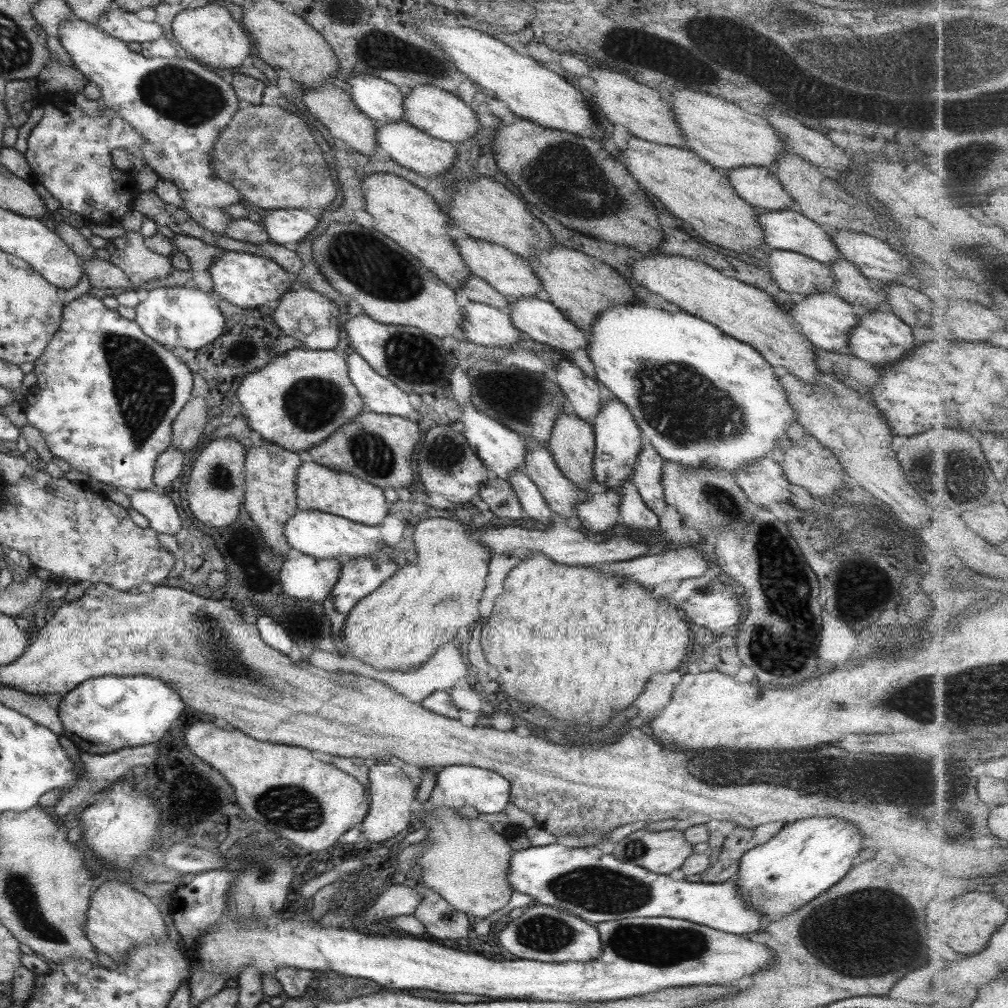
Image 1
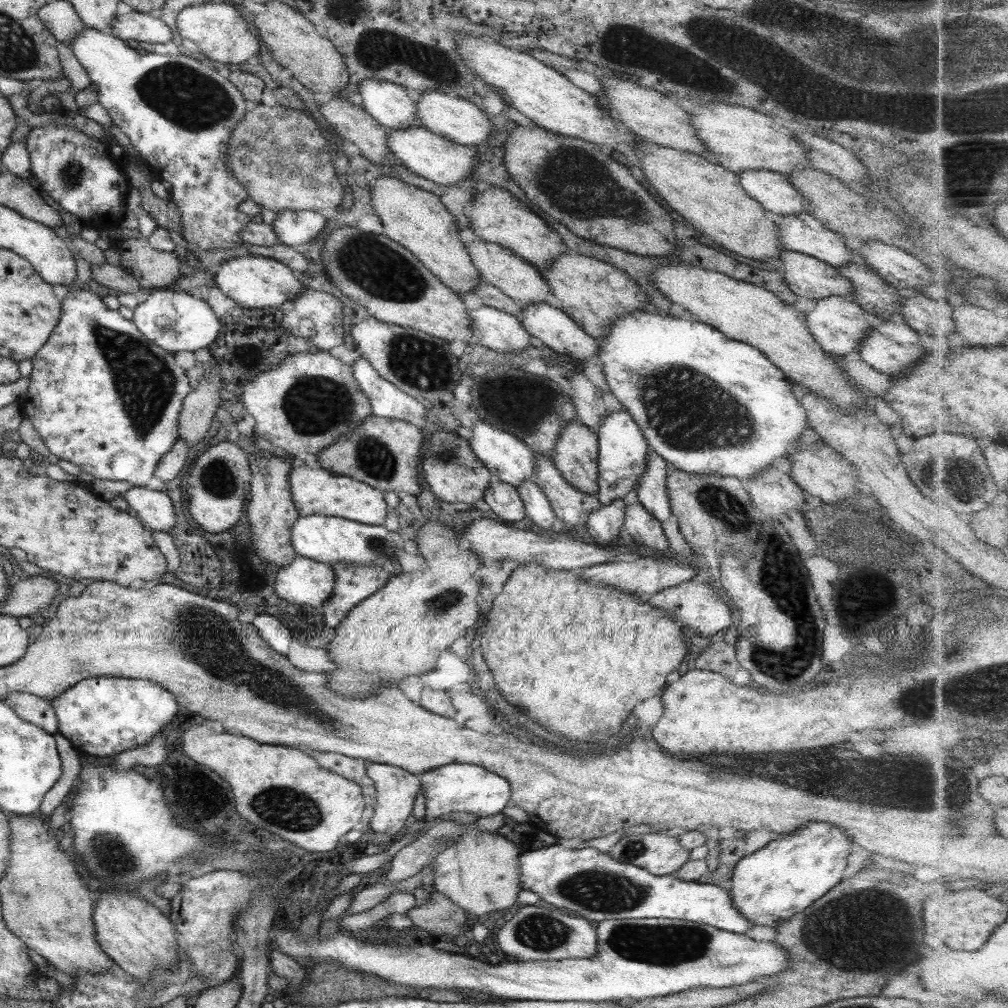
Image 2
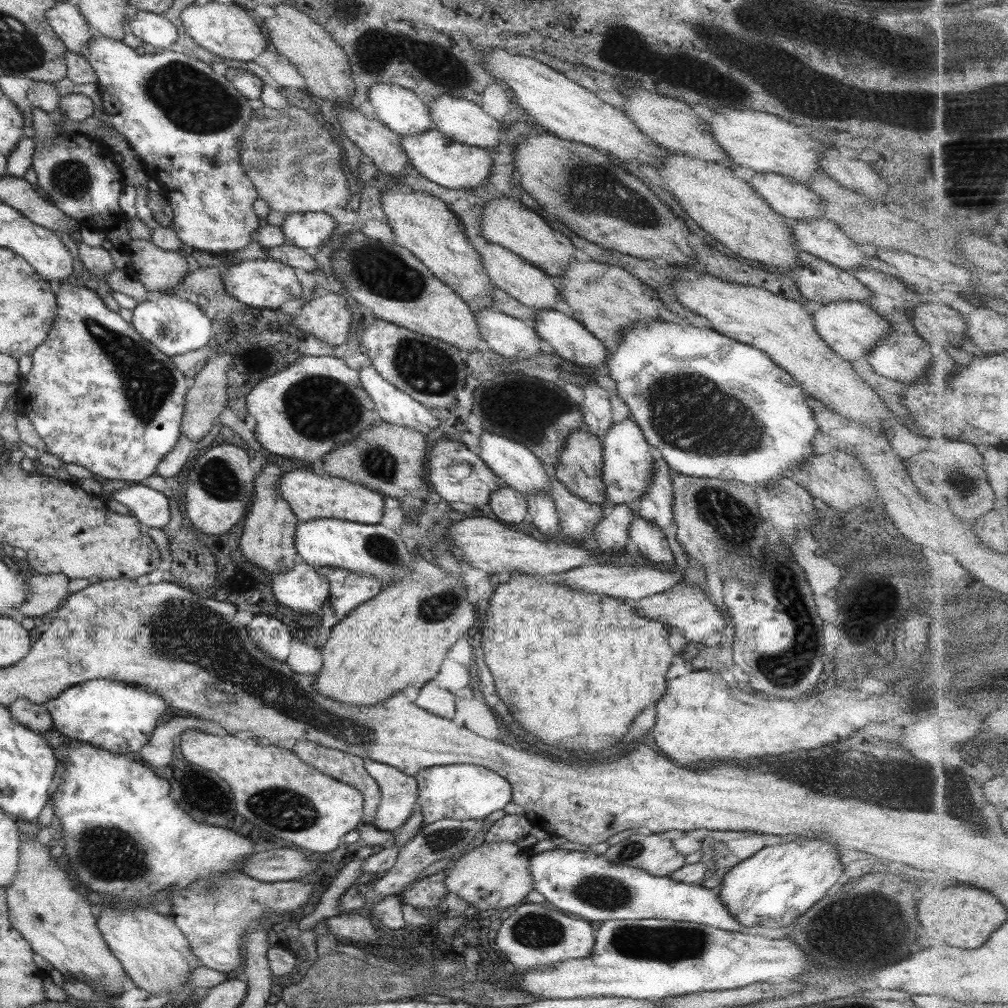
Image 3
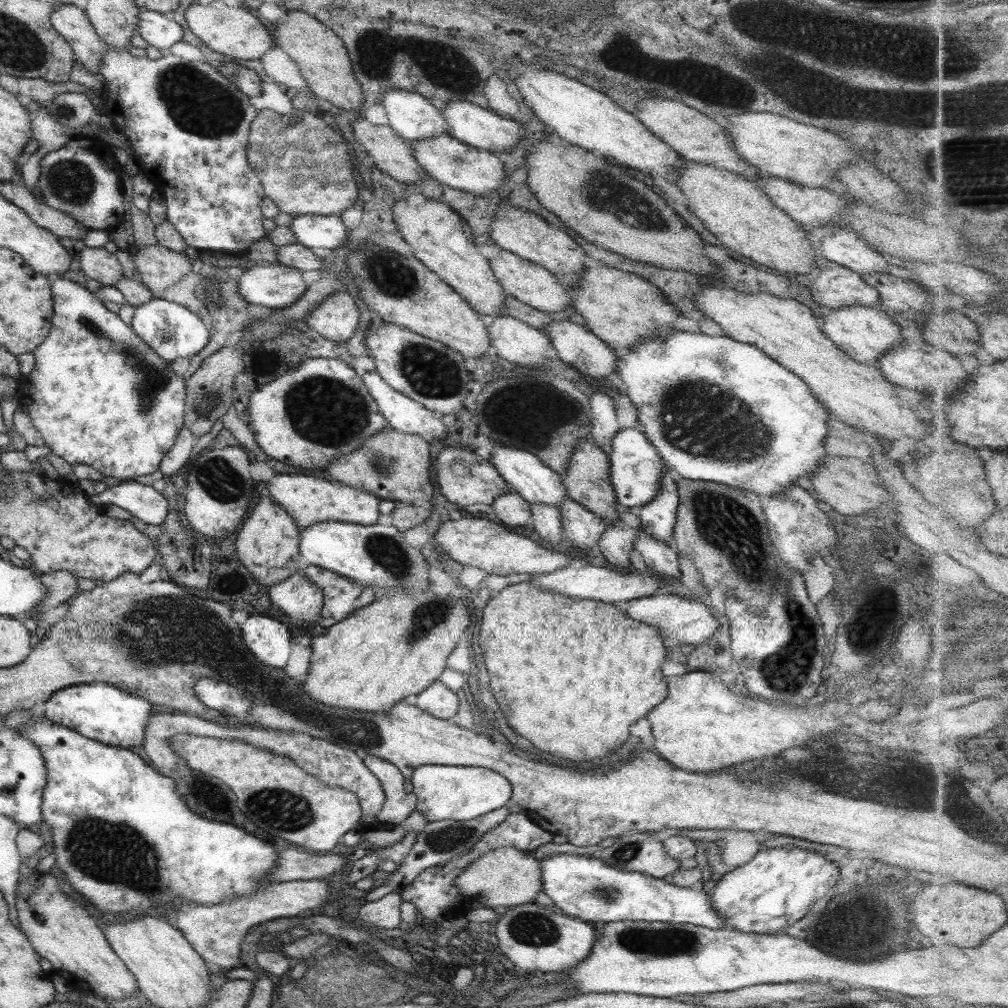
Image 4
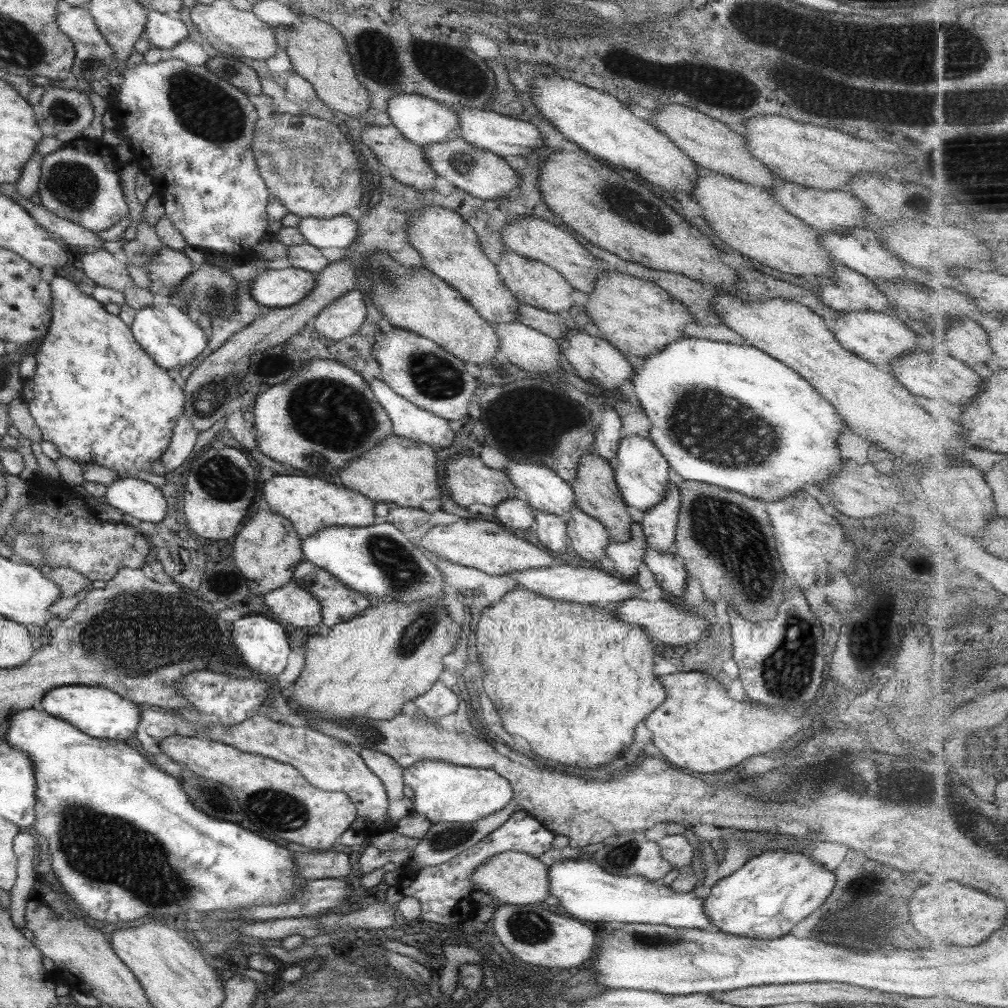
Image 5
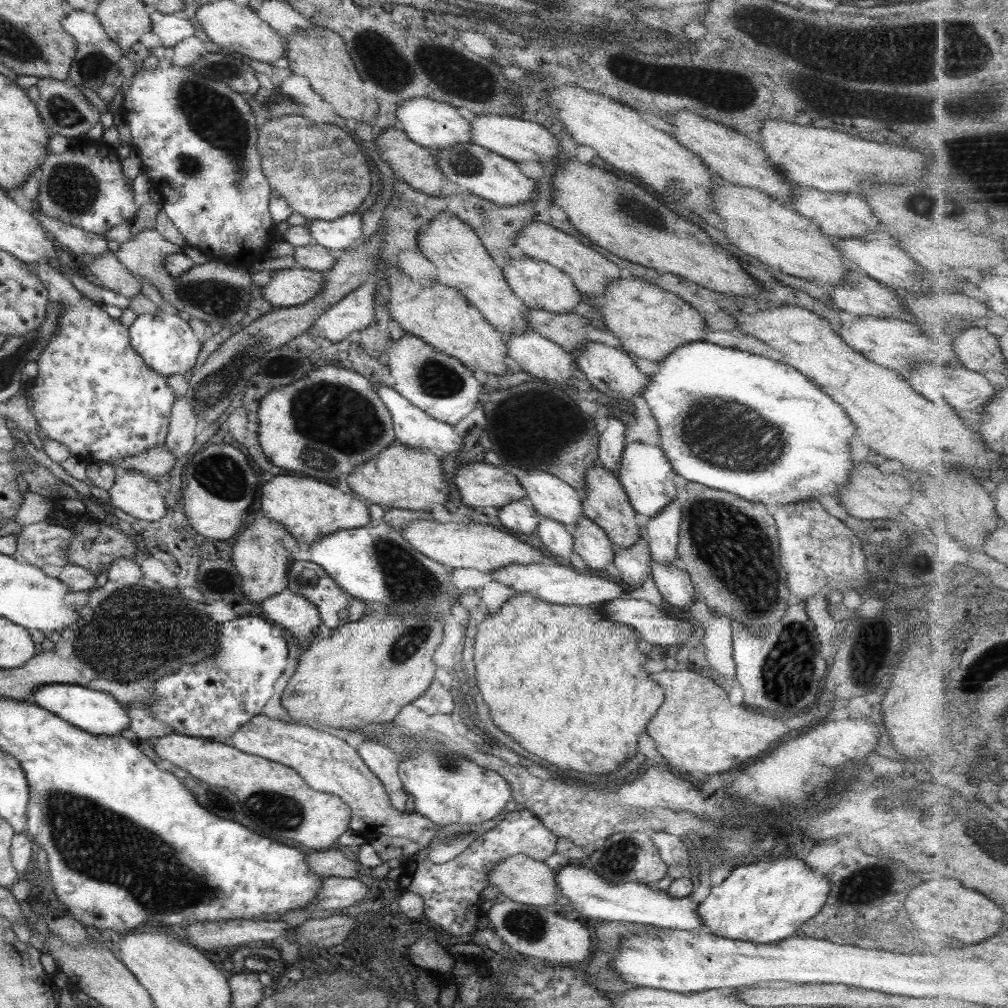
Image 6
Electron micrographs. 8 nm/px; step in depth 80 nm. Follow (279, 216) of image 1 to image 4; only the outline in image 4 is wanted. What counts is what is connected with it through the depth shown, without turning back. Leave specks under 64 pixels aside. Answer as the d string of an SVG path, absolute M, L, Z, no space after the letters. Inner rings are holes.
M301 215L293 217L289 226L295 243L311 248L333 249L345 247L348 228L339 216Z

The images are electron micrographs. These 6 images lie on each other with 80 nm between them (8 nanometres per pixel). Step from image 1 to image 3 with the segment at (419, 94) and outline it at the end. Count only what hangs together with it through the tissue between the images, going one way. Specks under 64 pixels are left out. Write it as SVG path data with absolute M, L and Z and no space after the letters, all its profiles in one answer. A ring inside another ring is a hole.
M438 96L433 102L426 104L434 126L433 129L443 133L452 141L477 148L493 148L504 138L504 124L485 114L483 109L472 101L451 96Z

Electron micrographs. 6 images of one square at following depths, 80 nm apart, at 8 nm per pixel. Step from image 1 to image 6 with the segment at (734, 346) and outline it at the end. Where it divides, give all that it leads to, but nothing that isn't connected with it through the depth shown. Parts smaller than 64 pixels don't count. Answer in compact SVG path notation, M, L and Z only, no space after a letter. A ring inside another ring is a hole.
M693 341L674 348L663 360L657 362L658 370L647 377L647 385L641 394L641 398L649 405L652 417L658 426L660 436L660 448L666 459L672 466L672 470L691 483L697 483L713 490L725 490L747 500L768 505L781 506L793 504L802 500L813 498L814 494L828 494L836 496L838 490L848 482L852 472L853 462L849 457L849 438L855 432L855 425L842 408L829 399L816 384L809 382L806 376L797 372L793 367L784 362L775 362L751 352L743 352L740 349L720 347L707 341Z

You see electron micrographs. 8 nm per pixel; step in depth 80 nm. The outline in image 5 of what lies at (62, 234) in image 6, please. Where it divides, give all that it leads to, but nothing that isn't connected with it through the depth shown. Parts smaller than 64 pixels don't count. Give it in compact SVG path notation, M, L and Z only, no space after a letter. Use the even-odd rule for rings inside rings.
M21 195L13 196L11 199L15 199L15 197L17 197L17 202L28 210L36 223L41 225L41 228L45 228L47 233L56 234L64 243L69 246L76 246L80 251L102 250L103 242L99 240L95 233L66 218L59 218L51 214L46 208L41 205L34 205Z

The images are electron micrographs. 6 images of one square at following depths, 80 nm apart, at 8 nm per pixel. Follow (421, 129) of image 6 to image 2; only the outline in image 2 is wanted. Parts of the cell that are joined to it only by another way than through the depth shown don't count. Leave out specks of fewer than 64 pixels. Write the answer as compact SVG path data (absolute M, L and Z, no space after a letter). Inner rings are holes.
M365 79L358 84L358 94L362 100L361 108L364 108L367 114L386 130L421 126L416 117L418 110L414 105L414 100L407 94L407 91L403 87L385 82L384 80Z

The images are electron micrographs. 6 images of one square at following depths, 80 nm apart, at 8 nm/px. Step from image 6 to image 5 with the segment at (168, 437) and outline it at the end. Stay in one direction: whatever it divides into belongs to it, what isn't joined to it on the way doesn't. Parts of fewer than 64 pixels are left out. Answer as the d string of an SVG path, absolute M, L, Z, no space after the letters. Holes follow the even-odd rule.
M183 408L173 425L169 444L158 460L164 464L166 472L175 470L186 460L185 458L193 450L197 434L192 422L189 422L189 418L185 416Z

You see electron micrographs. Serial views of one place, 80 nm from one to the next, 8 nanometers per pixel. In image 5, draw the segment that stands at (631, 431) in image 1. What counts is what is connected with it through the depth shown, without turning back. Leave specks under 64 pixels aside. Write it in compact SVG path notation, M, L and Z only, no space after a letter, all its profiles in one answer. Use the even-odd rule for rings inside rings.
M623 436L618 444L613 478L627 507L647 512L659 504L668 493L668 462L647 437Z

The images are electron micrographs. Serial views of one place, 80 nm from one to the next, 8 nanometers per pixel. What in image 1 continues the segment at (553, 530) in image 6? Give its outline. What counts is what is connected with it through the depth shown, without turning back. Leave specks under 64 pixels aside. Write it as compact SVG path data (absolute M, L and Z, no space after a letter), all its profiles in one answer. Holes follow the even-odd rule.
M514 470L509 475L507 482L515 491L525 516L533 518L543 525L550 525L554 521L554 514L543 500L538 488L522 470Z

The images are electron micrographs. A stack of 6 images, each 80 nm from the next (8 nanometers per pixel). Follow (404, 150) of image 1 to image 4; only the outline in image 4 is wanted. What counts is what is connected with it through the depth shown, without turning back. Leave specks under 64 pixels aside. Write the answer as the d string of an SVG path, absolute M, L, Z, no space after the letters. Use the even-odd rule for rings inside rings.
M440 134L433 138L411 143L414 157L424 172L437 183L454 188L455 191L469 192L470 195L487 196L495 192L504 183L504 166L493 153L481 150L461 141Z

